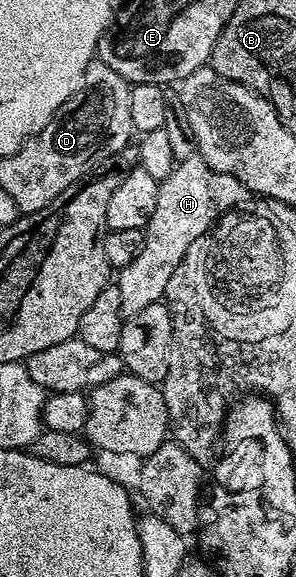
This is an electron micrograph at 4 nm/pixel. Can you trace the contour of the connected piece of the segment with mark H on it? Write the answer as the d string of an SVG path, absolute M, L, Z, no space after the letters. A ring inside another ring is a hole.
M192 156L176 161L167 178L160 181L157 208L143 230L145 244L137 260L118 271L117 285L121 304L128 315L136 314L145 300L159 300L166 295L169 276L181 264L189 244L206 234L224 214L234 211L243 197L248 197L247 187L225 172L209 168L204 158Z

